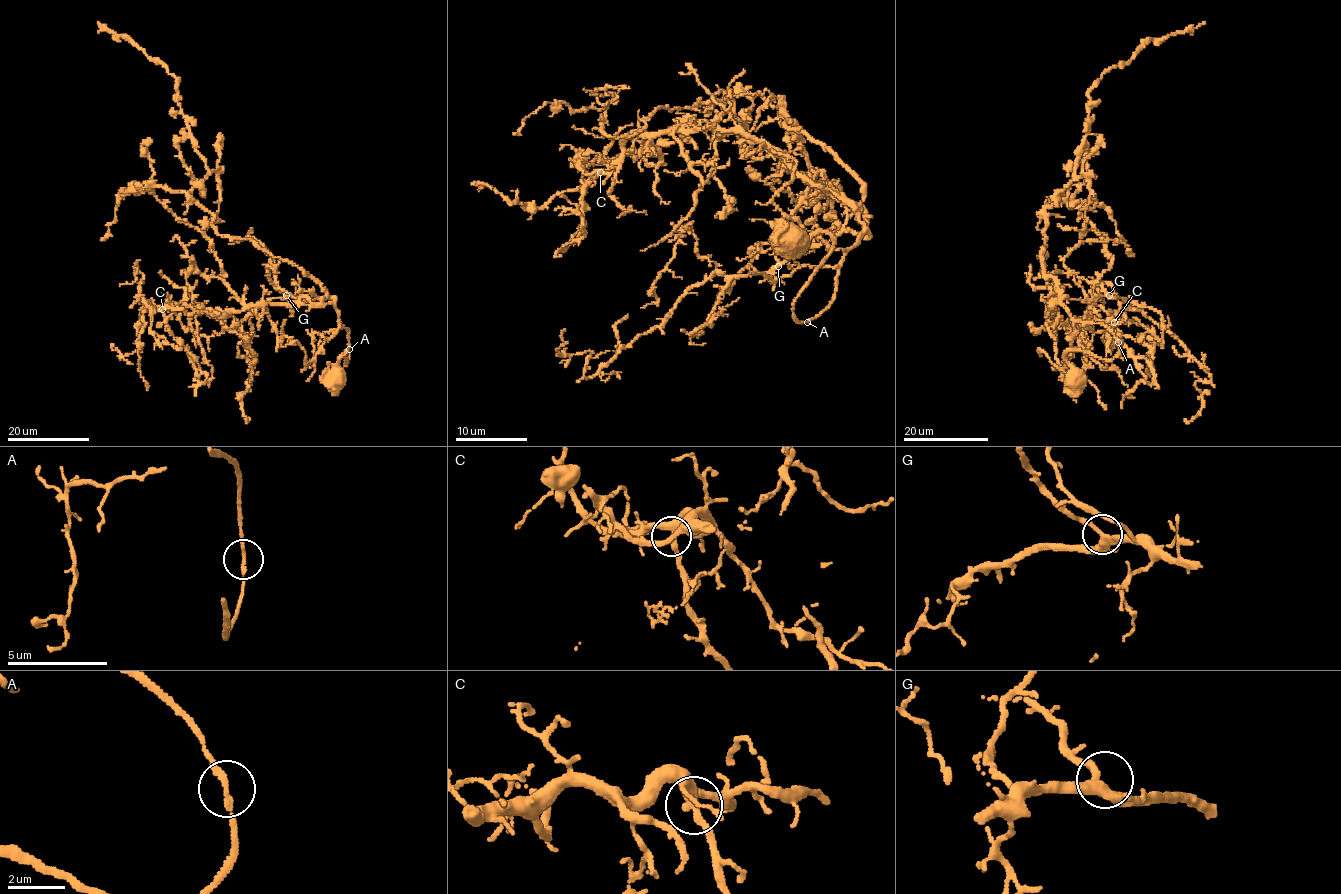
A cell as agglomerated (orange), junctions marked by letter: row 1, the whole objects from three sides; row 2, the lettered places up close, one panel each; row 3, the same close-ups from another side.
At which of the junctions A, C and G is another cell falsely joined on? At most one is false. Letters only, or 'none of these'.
none of these

